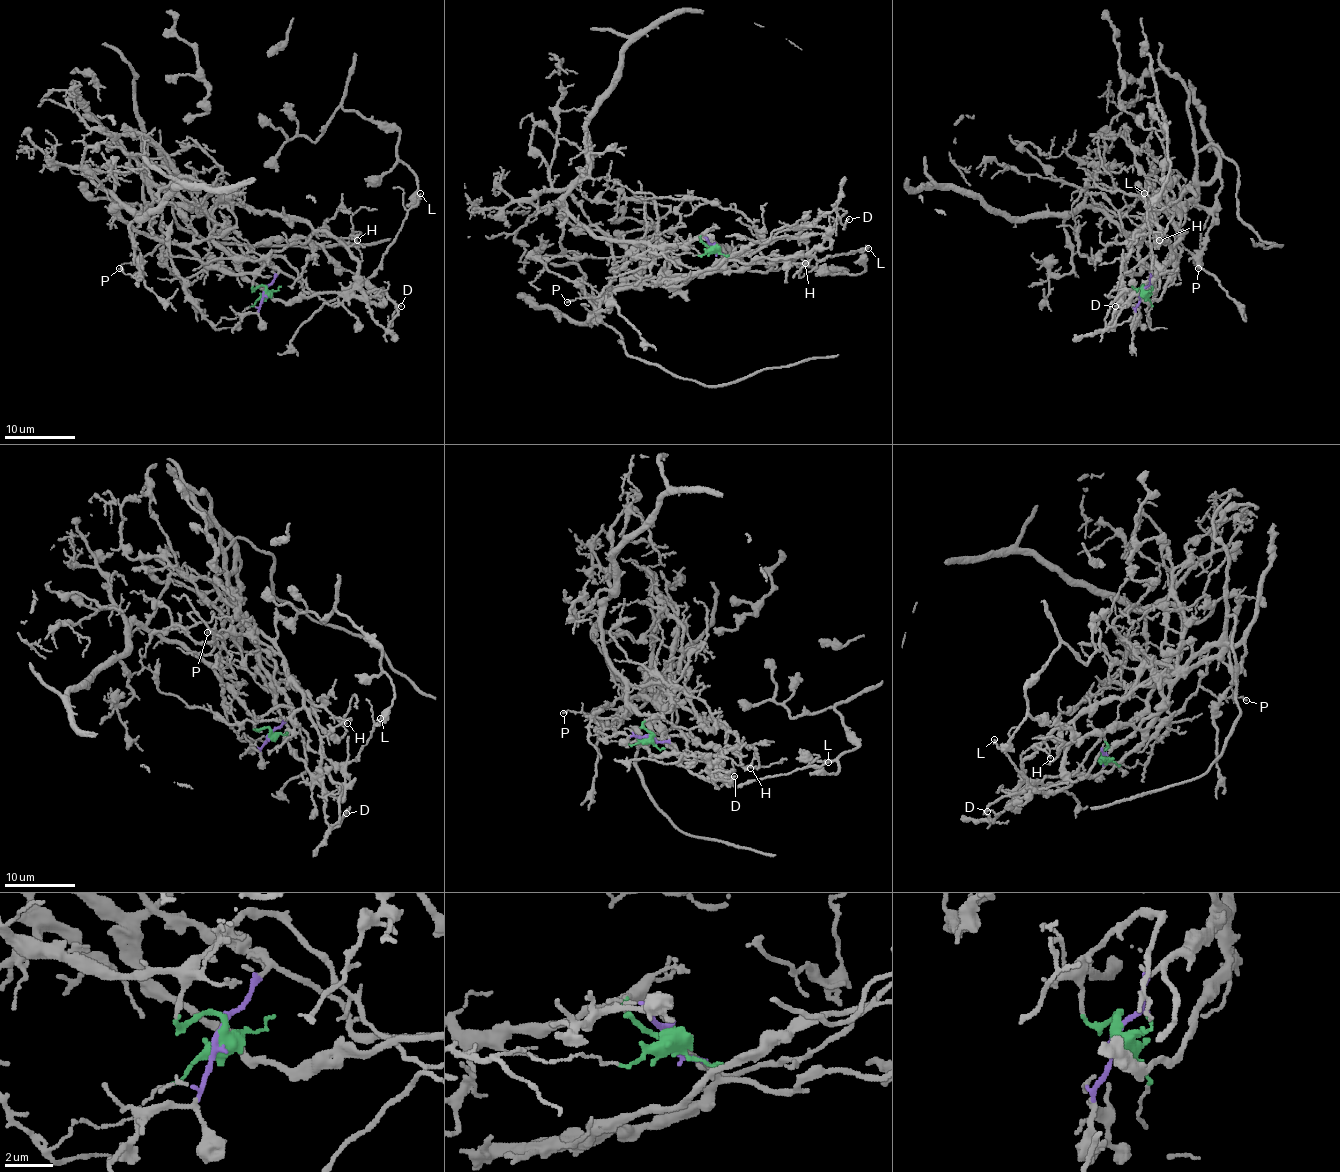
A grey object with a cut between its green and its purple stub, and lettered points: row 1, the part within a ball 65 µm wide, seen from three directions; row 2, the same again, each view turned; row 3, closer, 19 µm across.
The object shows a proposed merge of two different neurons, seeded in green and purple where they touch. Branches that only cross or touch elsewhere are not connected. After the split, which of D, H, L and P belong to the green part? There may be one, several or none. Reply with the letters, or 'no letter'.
no letter

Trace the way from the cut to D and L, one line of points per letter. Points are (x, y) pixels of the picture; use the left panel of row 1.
D: (265, 292), (279, 272), (306, 292), (368, 284), (380, 300), (368, 307), (387, 329), (401, 306)
L: (265, 292), (279, 272), (297, 279), (306, 292), (357, 288), (378, 267), (420, 193)

